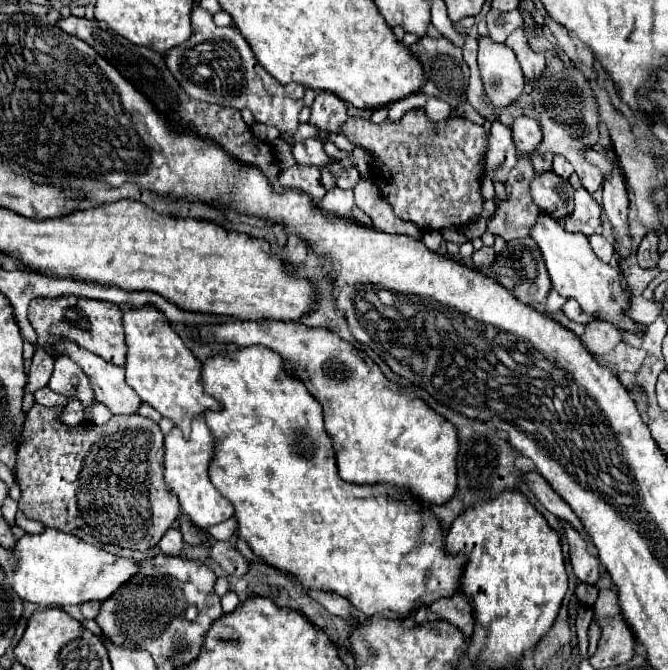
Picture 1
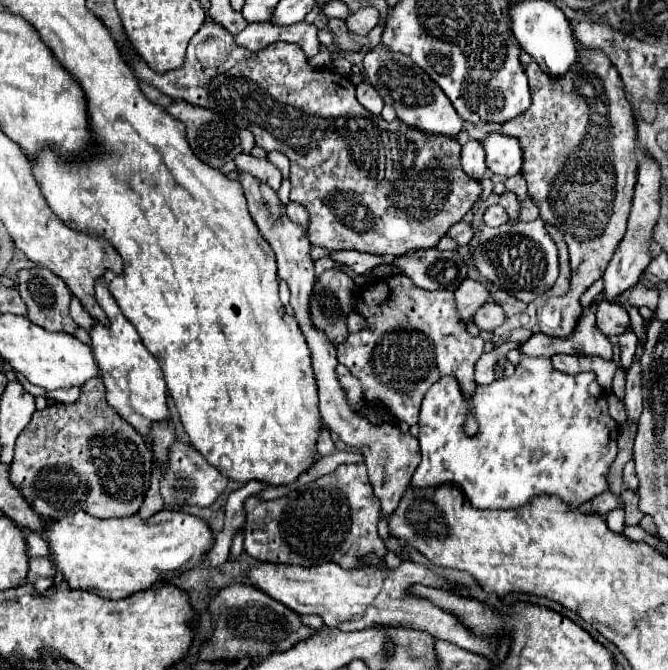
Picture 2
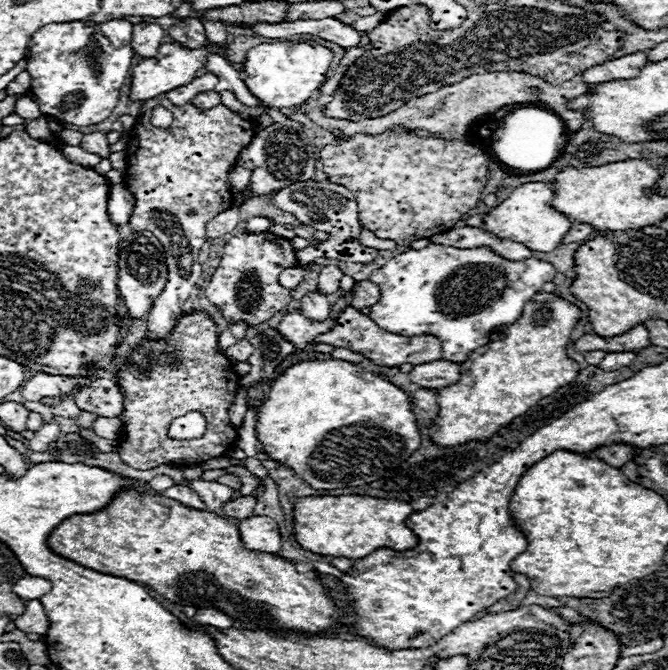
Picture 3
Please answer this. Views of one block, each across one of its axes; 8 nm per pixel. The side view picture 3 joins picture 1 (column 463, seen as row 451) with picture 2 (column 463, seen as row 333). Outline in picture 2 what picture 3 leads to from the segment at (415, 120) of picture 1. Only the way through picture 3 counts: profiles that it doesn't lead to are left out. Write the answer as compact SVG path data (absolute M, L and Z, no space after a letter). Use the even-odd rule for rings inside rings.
M206 20L202 24L202 28L196 32L194 40L190 42L188 46L188 54L186 54L186 62L184 62L184 68L182 70L172 70L168 74L158 74L154 70L150 70L146 66L146 62L142 60L142 56L136 54L136 58L132 60L132 70L136 72L136 76L158 88L162 94L170 96L172 100L184 100L192 106L198 106L198 108L206 108L206 110L212 110L216 114L230 114L232 122L236 124L236 128L246 128L254 134L256 138L256 146L264 148L266 152L272 152L272 150L278 150L282 154L286 154L290 158L290 182L292 182L292 192L290 192L290 200L292 202L298 202L302 204L308 212L310 212L310 228L308 228L308 238L312 242L312 246L320 246L320 248L326 248L326 250L358 250L358 252L368 252L368 254L392 254L392 256L400 256L404 252L410 252L410 250L418 250L418 248L432 248L446 232L452 224L460 222L464 218L464 214L474 206L474 202L478 200L480 192L482 192L482 186L472 180L470 176L464 174L464 170L460 168L460 144L458 140L448 140L446 136L424 136L424 132L416 130L416 128L408 128L406 124L400 124L400 120L394 120L394 122L384 122L382 116L372 116L364 106L358 104L356 96L354 96L354 84L346 78L346 76L340 76L338 72L332 72L332 70L314 70L310 64L308 64L308 58L304 56L304 50L296 44L288 44L288 42L274 42L258 52L252 52L244 46L238 46L234 42L234 36L226 32L224 26L220 26L218 22L214 20ZM316 128L326 128L322 138L316 142L314 148L310 148L310 140L316 140Z

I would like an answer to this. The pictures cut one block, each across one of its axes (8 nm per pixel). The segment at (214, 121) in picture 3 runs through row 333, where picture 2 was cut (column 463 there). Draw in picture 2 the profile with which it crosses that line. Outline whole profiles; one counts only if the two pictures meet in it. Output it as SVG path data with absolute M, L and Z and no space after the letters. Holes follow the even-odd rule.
M468 140L462 146L462 168L464 172L468 172L470 178L480 180L482 174L486 172L486 164L484 164L484 150L480 148L478 140Z

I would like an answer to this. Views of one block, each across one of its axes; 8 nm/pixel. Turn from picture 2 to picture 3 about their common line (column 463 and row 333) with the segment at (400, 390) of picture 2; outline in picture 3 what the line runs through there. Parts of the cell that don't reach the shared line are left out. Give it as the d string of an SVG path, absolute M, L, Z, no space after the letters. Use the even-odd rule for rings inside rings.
M346 308L340 316L338 316L338 326L334 326L330 332L318 334L316 338L310 340L310 344L330 344L336 348L350 348L358 354L362 354L364 358L372 360L378 366L400 366L400 364L426 364L432 360L442 360L442 350L440 344L432 338L432 336L396 336L396 334L388 334L384 330L380 330L372 318L368 314L362 314L358 308Z

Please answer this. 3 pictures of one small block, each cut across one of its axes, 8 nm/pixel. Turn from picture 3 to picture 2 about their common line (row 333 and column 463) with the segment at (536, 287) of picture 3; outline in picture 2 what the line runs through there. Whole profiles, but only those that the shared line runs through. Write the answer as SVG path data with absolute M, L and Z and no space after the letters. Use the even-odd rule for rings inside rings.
M522 356L514 376L494 380L488 386L478 384L470 396L462 392L454 376L442 376L440 382L432 384L422 400L418 422L422 462L412 474L410 488L454 484L464 492L468 502L480 510L518 510L540 494L558 496L570 508L580 508L584 502L594 500L608 488L606 476L618 452L618 424L610 418L606 404L606 394L598 386L594 372L570 376L554 370L548 358ZM468 416L472 416L478 424L478 432L474 436L464 430Z

